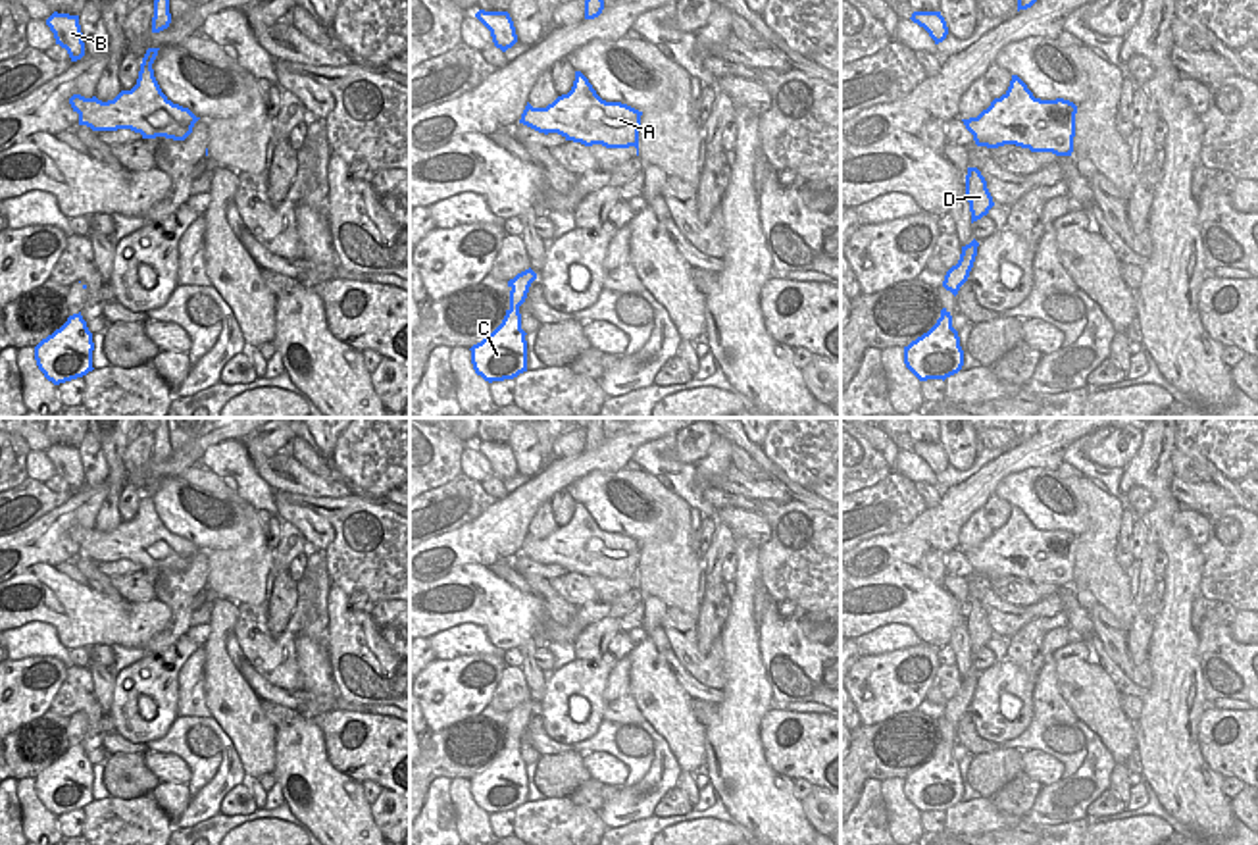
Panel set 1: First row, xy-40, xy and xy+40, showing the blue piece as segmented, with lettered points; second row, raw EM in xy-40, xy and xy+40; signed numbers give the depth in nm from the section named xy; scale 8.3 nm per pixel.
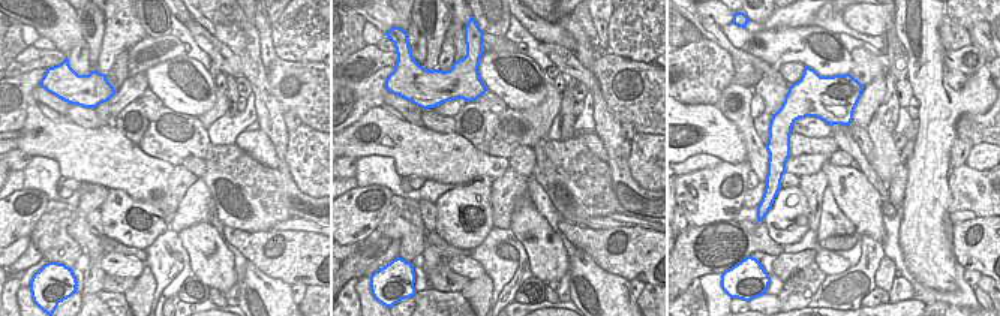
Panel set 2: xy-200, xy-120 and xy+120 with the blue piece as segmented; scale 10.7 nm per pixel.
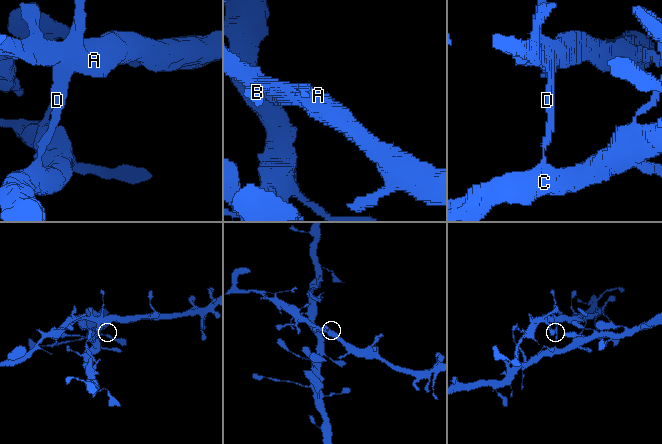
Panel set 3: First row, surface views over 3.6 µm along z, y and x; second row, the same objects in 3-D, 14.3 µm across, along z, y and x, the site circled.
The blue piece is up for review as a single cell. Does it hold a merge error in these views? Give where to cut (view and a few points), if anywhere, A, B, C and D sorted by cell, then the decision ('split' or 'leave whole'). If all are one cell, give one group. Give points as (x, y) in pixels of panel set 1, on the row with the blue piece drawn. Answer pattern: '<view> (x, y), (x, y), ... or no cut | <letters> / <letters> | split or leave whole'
xy (518, 305), (510, 308) | A B D / C | split

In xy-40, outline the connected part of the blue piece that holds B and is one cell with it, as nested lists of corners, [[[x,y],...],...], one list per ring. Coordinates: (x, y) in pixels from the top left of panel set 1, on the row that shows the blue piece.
[[[54,12],[46,19],[46,25],[54,33],[56,44],[67,50],[71,62],[77,62],[85,56],[85,42],[79,25],[79,15]]]

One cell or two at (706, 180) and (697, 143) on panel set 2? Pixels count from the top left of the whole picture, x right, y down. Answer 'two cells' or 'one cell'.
two cells

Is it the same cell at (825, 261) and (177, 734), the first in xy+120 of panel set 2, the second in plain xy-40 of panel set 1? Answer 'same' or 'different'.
different

